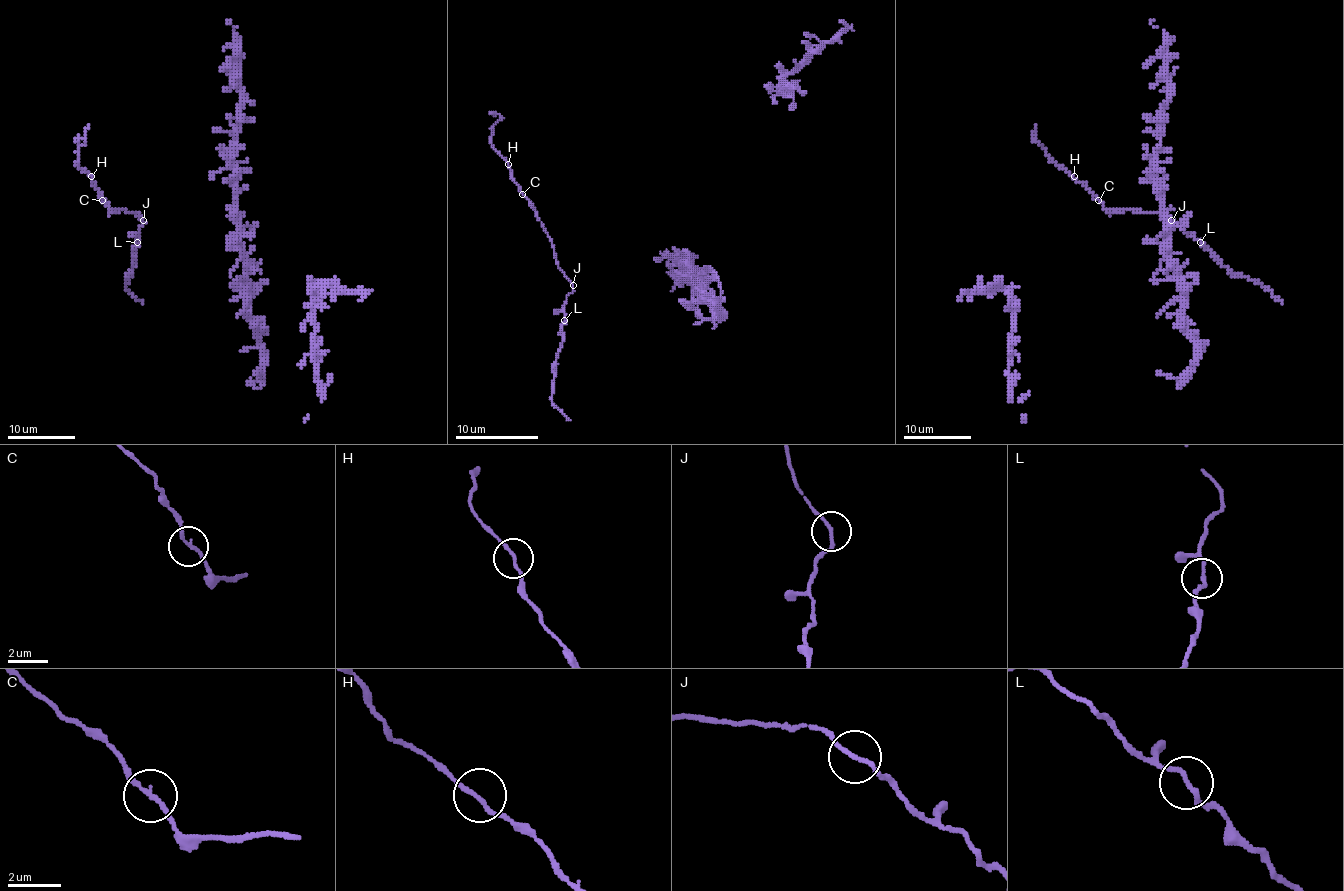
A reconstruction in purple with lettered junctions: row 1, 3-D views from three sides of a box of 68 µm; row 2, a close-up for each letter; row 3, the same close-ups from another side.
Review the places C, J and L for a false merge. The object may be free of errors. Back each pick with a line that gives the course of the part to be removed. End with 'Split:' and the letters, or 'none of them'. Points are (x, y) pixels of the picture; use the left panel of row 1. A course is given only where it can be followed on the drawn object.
Split: none of them

